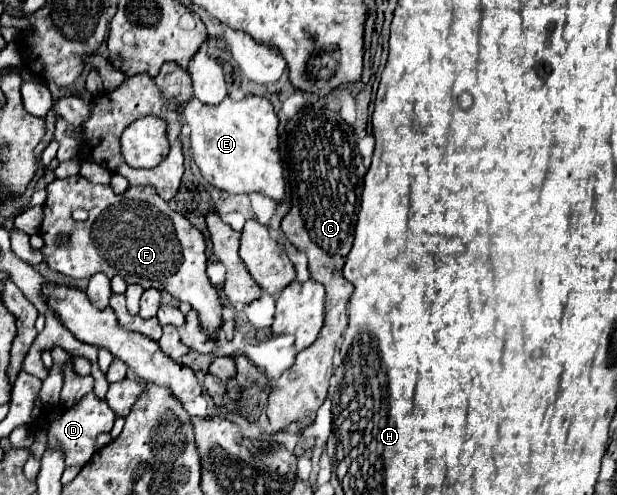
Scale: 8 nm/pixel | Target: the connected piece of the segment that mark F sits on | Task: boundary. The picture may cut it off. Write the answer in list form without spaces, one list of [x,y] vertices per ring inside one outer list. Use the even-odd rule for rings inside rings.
[[[78,174],[54,180],[46,190],[48,198],[40,236],[44,238],[44,264],[50,270],[72,278],[90,278],[96,272],[102,272],[108,278],[120,274],[128,284],[166,290],[174,298],[188,302],[198,310],[202,328],[212,336],[218,336],[218,328],[222,324],[222,302],[218,290],[206,276],[204,234],[194,228],[186,216],[172,210],[158,196],[154,186],[130,186],[124,194],[116,194],[110,184],[92,184]],[[76,208],[88,210],[90,216],[86,222],[76,222],[72,218],[72,210]],[[62,232],[70,234],[70,242],[60,250],[54,240]]]

